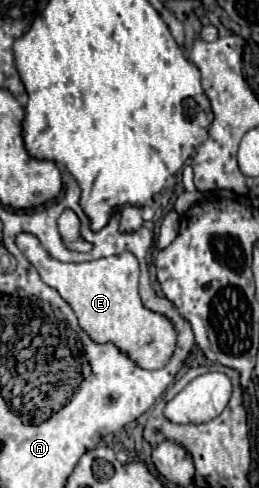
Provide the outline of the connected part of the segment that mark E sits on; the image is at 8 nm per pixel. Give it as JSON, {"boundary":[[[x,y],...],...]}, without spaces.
{"boundary":[[[29,232],[17,236],[17,248],[27,256],[27,260],[37,268],[45,284],[55,288],[61,298],[73,308],[79,320],[79,328],[93,342],[113,342],[123,354],[127,354],[139,368],[157,370],[163,368],[175,348],[177,332],[173,324],[147,308],[143,308],[137,282],[139,282],[139,262],[131,252],[91,260],[91,262],[59,262],[55,260]]]}

